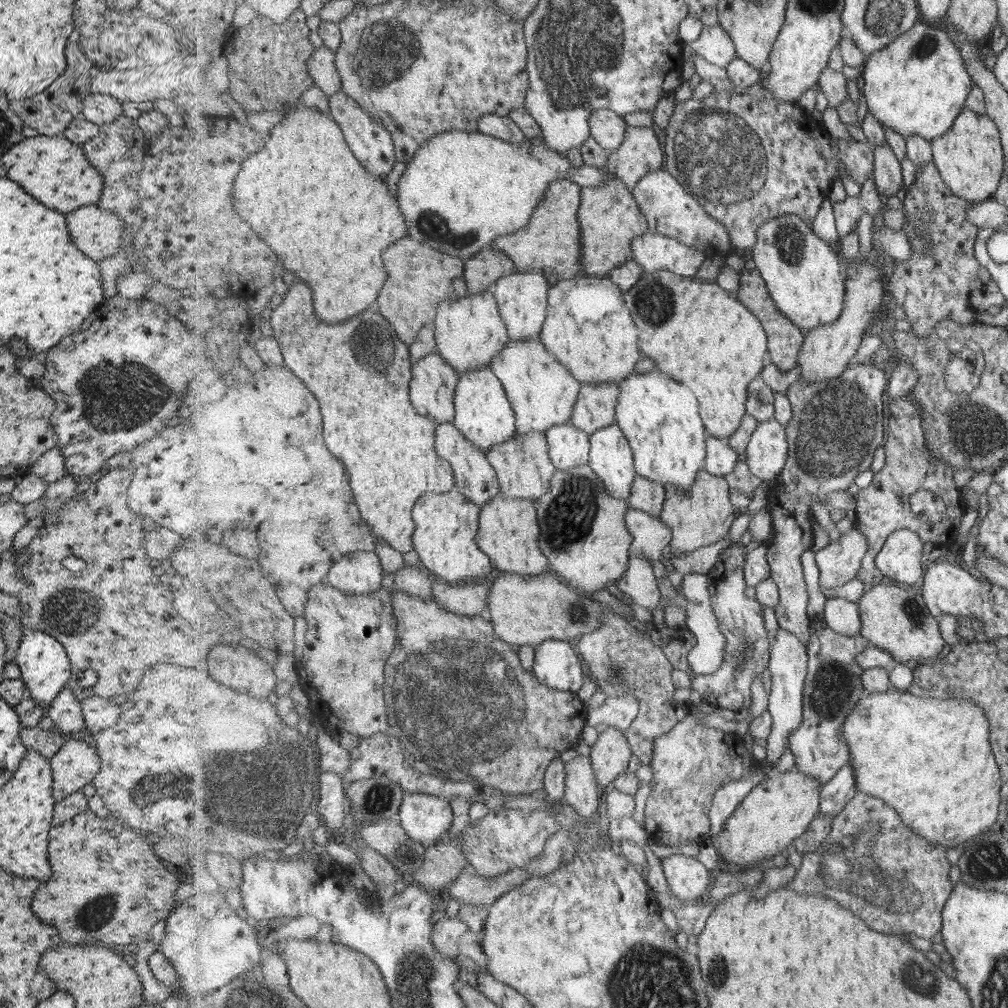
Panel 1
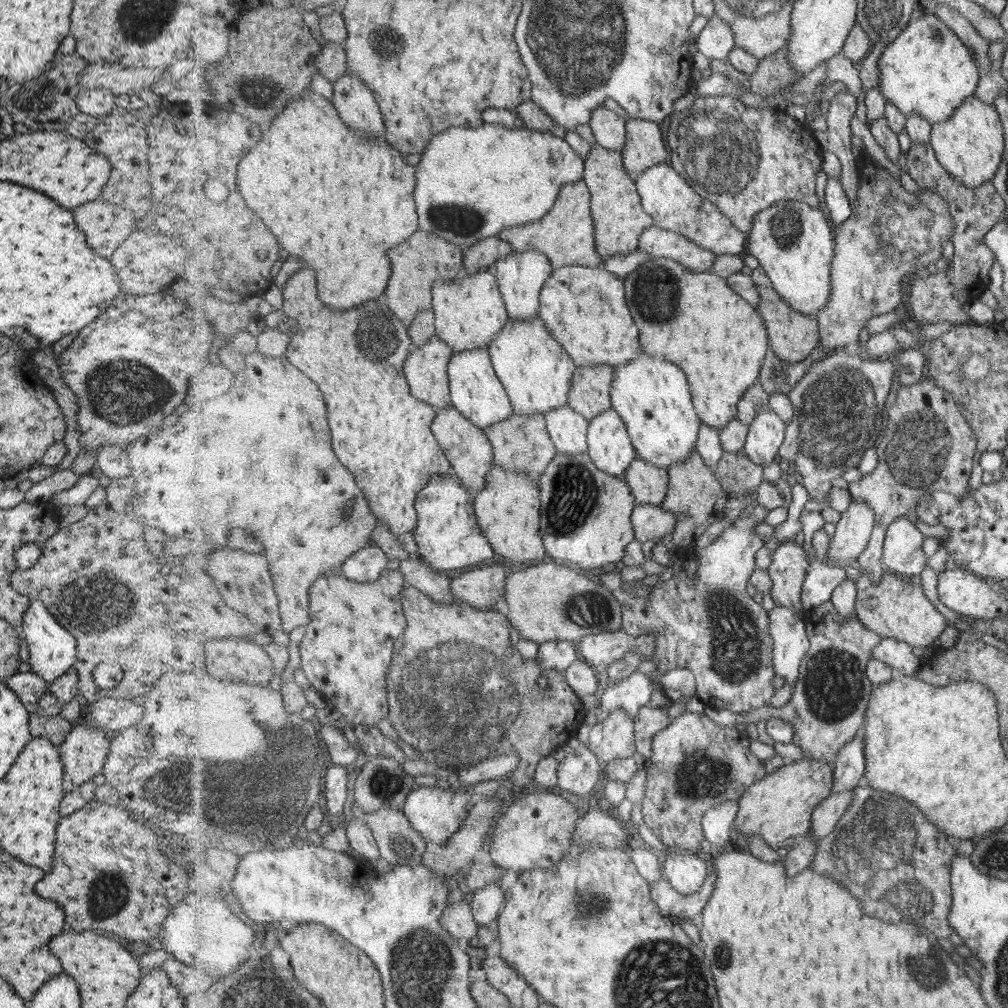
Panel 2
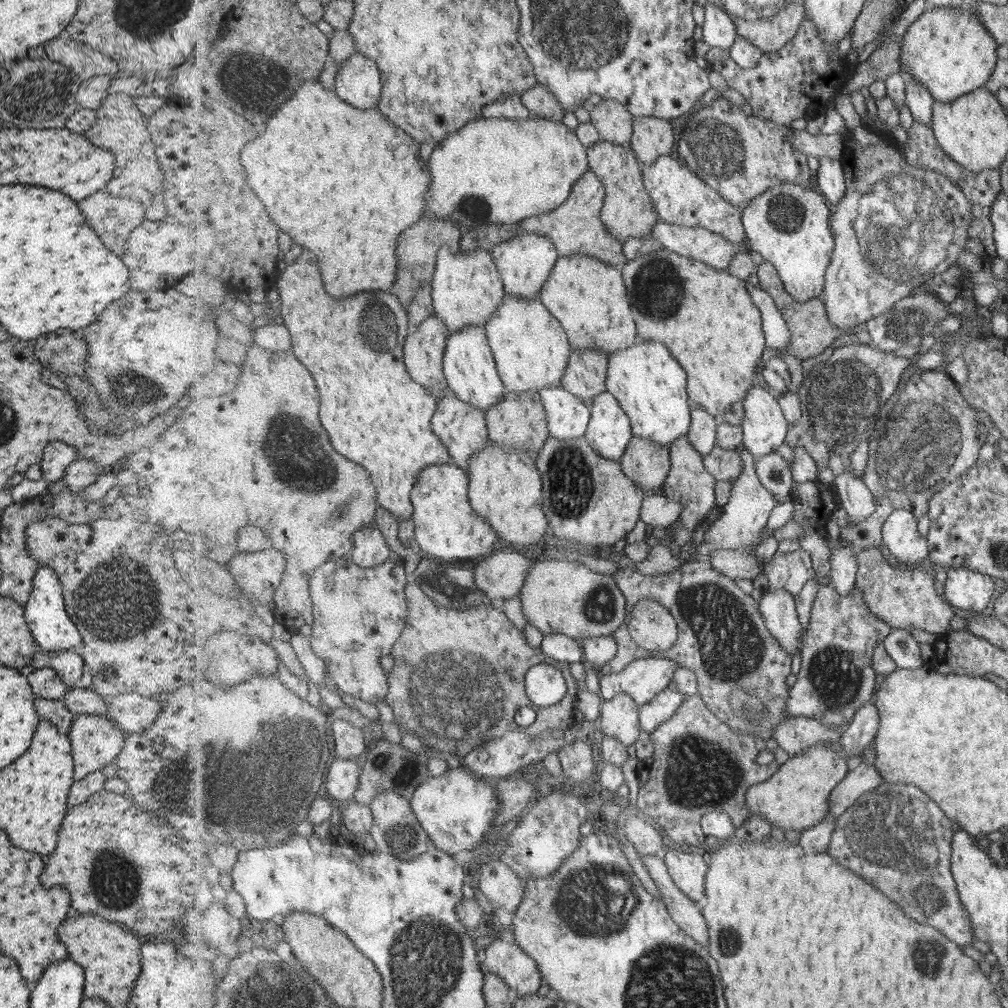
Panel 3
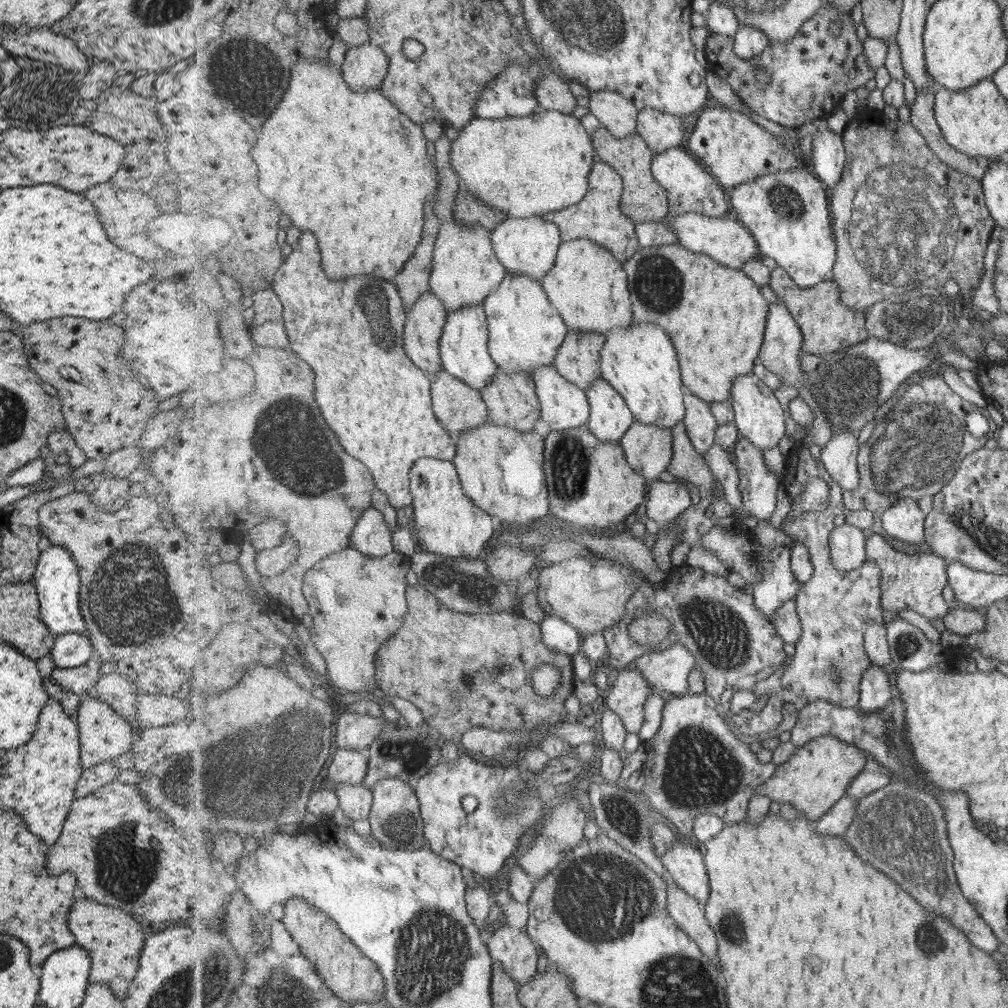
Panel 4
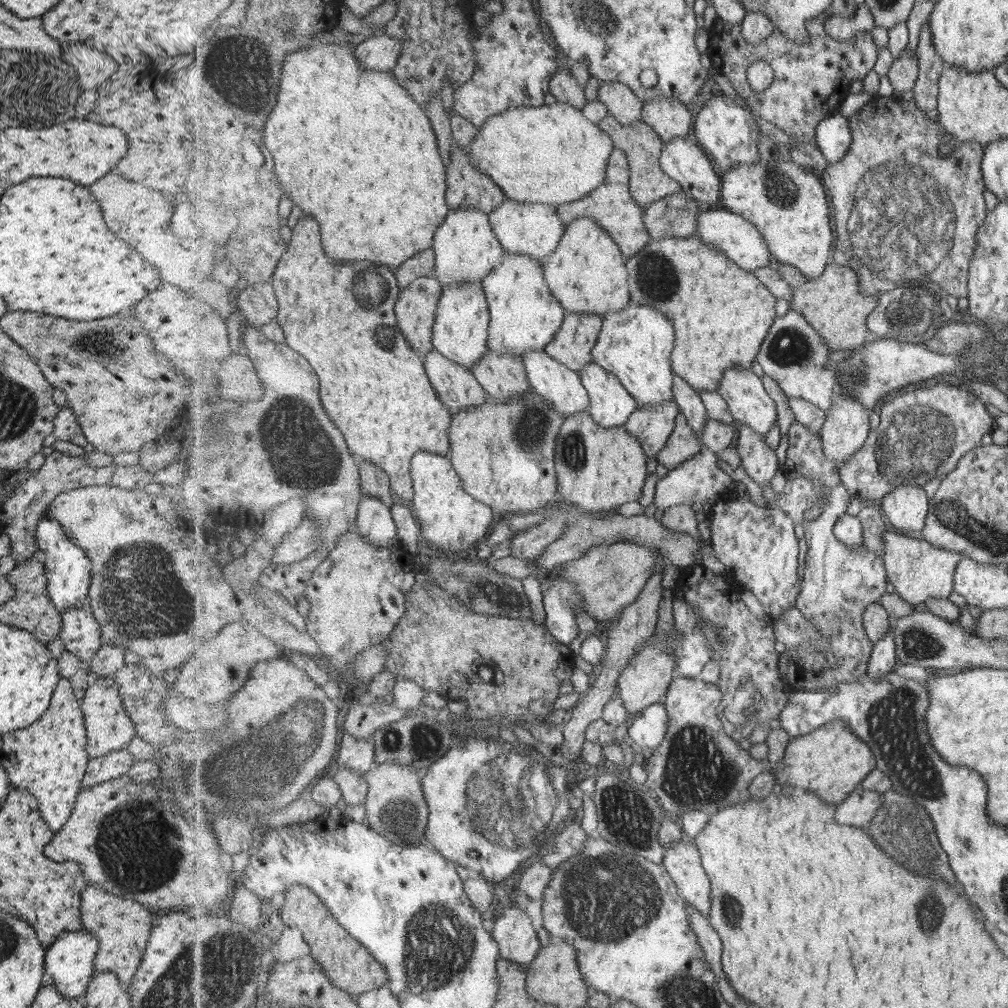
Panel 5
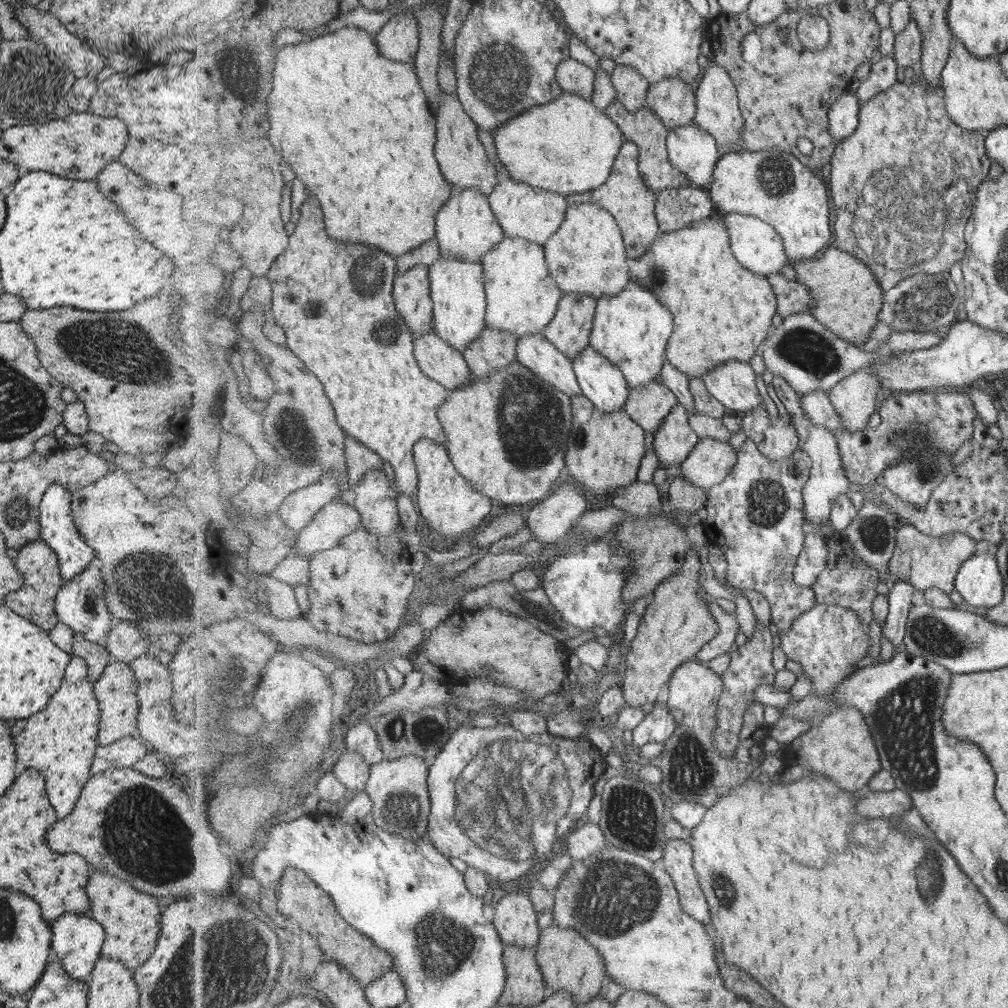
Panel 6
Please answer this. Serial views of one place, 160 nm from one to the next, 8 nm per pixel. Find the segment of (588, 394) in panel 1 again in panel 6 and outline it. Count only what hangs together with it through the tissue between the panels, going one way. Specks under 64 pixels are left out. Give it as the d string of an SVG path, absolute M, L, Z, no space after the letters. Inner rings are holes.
M591 296L561 297L556 317L543 334L569 358L579 357L591 345L597 305L598 300Z

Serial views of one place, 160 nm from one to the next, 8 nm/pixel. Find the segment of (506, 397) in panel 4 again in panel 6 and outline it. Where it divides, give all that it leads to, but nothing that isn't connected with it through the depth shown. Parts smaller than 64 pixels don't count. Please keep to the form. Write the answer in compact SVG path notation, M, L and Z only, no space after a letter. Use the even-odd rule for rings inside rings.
M487 324L481 336L463 352L472 374L488 377L517 361L518 339L514 332L494 329Z

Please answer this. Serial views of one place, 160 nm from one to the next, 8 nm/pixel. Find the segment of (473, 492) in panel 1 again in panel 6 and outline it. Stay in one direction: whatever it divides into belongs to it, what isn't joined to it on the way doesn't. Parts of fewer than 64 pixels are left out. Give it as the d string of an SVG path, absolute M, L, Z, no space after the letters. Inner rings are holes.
M435 332L414 339L416 359L420 367L433 380L440 382L450 391L468 385L473 378L472 370L464 353L453 348L449 342Z

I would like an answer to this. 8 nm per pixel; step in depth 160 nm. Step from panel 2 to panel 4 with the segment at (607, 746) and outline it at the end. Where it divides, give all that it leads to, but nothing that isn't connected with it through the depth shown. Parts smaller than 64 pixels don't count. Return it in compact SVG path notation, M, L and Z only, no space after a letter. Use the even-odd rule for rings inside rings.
M630 667L620 671L605 697L606 708L617 713L628 732L639 735L645 720L645 705L649 697L655 694L650 682L639 672Z

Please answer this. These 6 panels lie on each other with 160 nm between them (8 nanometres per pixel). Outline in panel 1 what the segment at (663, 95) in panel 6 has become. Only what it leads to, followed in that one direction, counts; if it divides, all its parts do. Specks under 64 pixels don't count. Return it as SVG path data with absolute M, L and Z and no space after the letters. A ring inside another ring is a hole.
M628 126L624 139L617 151L607 153L606 169L633 190L643 178L663 168L666 151L651 127Z

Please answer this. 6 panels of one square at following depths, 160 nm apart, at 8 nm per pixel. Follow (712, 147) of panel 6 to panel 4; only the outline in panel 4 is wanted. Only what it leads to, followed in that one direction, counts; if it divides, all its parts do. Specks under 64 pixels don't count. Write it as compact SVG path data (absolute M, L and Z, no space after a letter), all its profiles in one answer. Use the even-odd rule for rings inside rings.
M675 147L658 153L653 160L653 176L667 190L669 210L672 217L689 213L705 214L709 218L727 218L734 216L734 207L730 202L730 191L725 190L704 164L683 148Z

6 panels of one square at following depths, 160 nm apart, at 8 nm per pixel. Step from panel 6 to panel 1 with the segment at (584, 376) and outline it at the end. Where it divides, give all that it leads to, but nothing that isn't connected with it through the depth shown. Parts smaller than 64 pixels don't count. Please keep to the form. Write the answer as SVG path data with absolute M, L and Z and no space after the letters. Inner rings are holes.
M615 422L590 438L589 465L613 498L629 500L637 472L634 452L624 431Z

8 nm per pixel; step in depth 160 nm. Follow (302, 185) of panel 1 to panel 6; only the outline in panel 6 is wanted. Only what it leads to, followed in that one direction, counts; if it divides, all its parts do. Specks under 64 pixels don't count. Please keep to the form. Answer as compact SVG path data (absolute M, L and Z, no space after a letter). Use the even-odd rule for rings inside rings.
M356 26L343 27L339 30L328 33L325 36L311 38L304 43L288 44L281 47L276 54L273 76L273 86L267 98L267 117L269 118L270 129L267 136L272 145L277 148L285 164L291 166L297 176L307 184L307 190L313 192L325 212L325 224L333 238L351 240L353 242L367 242L383 248L385 252L399 258L431 241L436 236L436 219L443 210L443 205L454 193L453 186L445 180L436 158L437 127L435 111L428 94L421 86L414 61L396 61L387 58L377 46L376 37L365 29Z

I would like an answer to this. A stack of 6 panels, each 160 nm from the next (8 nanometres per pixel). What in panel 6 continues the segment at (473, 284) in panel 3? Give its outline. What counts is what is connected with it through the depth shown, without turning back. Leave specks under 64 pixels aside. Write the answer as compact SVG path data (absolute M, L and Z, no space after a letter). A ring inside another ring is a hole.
M479 190L454 192L436 219L436 237L440 244L440 252L448 257L481 263L484 256L493 250L495 245L499 245L505 236L497 216L493 214L488 196Z

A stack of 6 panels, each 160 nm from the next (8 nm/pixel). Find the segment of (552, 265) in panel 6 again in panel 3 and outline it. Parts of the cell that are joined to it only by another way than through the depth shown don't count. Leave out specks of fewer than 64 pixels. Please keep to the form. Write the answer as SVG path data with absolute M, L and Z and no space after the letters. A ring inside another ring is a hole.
M583 253L560 256L540 299L567 331L573 349L601 348L611 353L635 345L637 326L621 267Z

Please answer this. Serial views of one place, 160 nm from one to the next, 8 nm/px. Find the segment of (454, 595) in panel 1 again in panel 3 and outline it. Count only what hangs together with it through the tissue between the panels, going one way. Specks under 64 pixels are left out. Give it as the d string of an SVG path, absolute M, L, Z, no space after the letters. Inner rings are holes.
M497 551L475 566L478 588L489 598L490 604L519 595L529 574L531 560L523 552Z

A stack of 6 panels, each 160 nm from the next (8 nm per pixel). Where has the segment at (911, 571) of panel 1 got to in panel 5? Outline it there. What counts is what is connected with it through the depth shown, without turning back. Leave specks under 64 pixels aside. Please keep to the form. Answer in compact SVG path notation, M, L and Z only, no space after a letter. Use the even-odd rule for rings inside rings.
M897 486L881 501L881 510L890 524L901 530L923 530L930 498L923 486Z

